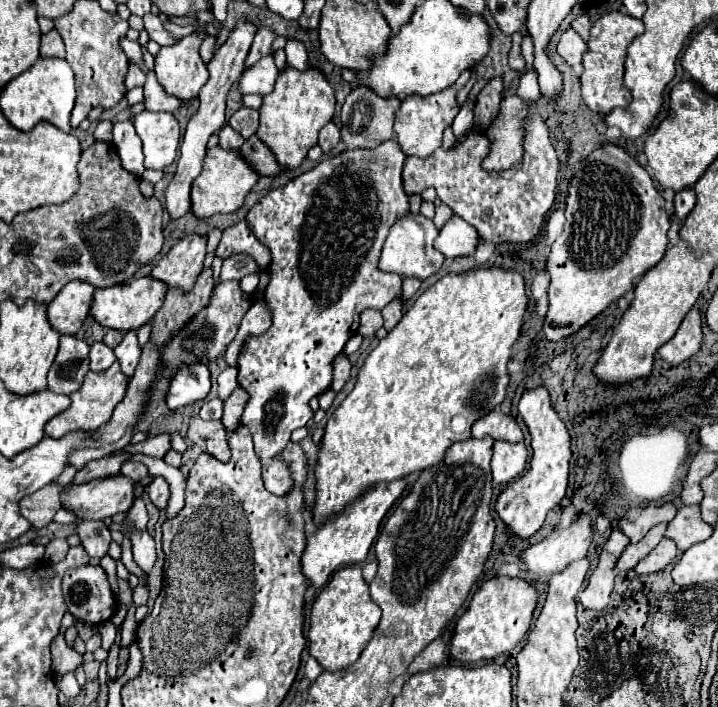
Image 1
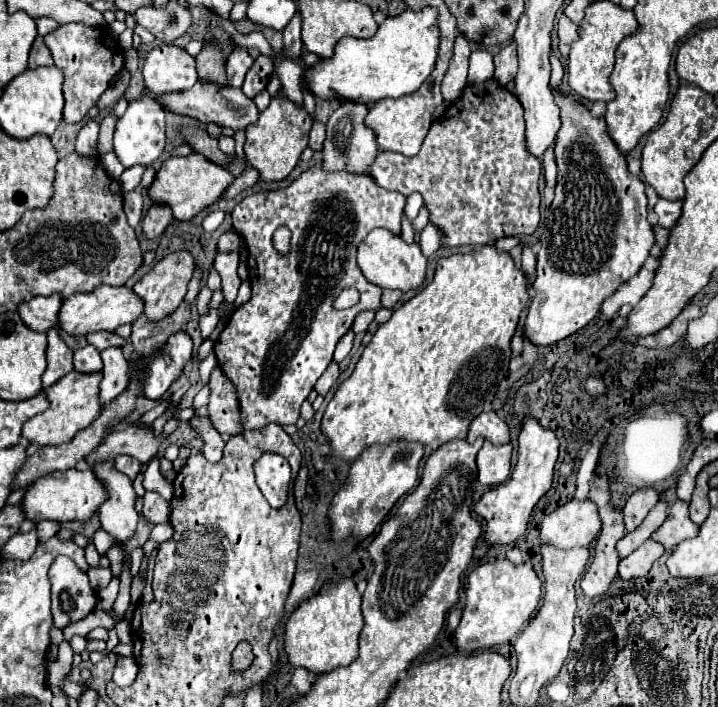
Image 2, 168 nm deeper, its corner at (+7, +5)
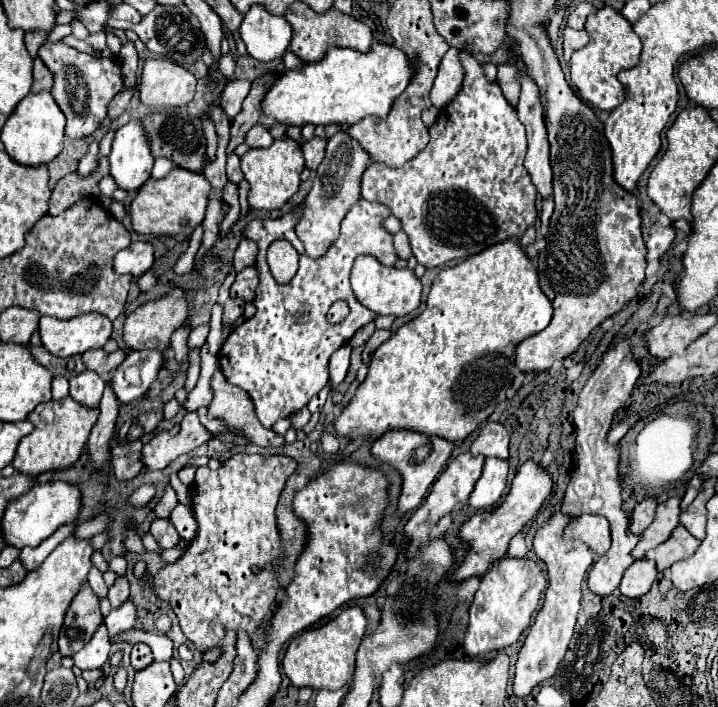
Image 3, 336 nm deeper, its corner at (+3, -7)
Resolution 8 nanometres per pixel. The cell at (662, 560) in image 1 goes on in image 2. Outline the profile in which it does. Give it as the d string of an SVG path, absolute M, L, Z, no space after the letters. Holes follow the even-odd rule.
M655 540L643 542L635 552L631 552L627 558L619 562L619 578L621 580L633 580L643 578L649 574L655 560L663 556L663 546L659 546Z

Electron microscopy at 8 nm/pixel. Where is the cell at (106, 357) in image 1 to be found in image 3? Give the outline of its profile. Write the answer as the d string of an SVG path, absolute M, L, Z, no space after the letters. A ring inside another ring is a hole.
M83 370L75 378L71 378L69 384L71 384L69 394L85 406L97 406L105 390L105 382L93 370Z

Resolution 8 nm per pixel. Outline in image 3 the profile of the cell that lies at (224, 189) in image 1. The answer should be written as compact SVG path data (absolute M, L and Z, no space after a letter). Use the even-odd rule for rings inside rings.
M185 168L171 170L169 176L161 180L147 180L139 194L131 202L129 216L133 220L133 230L139 234L155 234L155 236L169 236L169 234L191 234L205 218L207 204L209 204L211 184L201 172L191 172Z

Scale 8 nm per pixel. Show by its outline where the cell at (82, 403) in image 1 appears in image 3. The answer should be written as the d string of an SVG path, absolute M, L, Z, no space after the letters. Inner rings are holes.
M71 396L63 400L49 400L39 404L29 414L29 420L35 424L35 430L21 440L13 466L27 474L41 474L41 472L73 466L81 456L83 446L87 444L87 436L91 434L97 416L99 416L99 408L87 408L85 404L73 400Z

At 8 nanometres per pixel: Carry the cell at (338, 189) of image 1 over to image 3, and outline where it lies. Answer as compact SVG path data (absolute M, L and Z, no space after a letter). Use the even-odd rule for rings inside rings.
M361 198L341 222L341 234L335 244L329 246L327 254L321 258L305 256L305 248L295 234L295 226L303 214L303 206L295 206L289 214L279 218L253 218L243 228L243 236L253 240L259 248L257 254L257 272L259 272L259 288L253 300L257 312L253 318L245 320L237 326L229 338L225 340L223 348L219 350L219 366L225 378L233 384L243 388L253 404L259 422L265 428L271 428L277 420L293 416L297 410L305 408L313 396L317 396L329 382L329 358L335 350L349 342L349 338L375 320L375 312L359 304L355 298L349 272L353 260L363 254L375 256L382 264L392 266L396 260L393 234L387 232L385 220L391 216L391 210L385 204L369 202ZM275 240L295 240L295 248L301 254L299 270L289 284L277 284L269 272L265 252L271 242ZM347 300L351 304L351 314L339 322L329 324L327 312L333 302Z

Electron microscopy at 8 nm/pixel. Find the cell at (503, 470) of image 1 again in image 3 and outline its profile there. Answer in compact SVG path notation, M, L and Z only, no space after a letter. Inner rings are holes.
M487 458L483 466L483 474L475 484L475 490L471 492L469 506L477 510L493 508L507 486L507 474L509 474L509 462L501 458Z

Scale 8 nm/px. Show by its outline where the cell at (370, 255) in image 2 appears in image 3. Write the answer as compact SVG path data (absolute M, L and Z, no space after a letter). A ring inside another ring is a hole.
M363 254L355 260L351 270L351 286L357 300L371 308L375 314L391 314L391 316L405 316L413 312L421 304L421 280L415 276L411 268L395 268L381 264L375 256Z

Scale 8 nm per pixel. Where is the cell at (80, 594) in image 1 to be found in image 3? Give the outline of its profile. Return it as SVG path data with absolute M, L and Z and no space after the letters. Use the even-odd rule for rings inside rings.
M87 582L81 586L77 596L71 600L67 608L61 632L59 632L59 652L61 656L77 654L93 636L97 626L103 622L99 612L99 598Z

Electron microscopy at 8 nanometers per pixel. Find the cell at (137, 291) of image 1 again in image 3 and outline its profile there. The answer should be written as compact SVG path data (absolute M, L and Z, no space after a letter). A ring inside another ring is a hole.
M87 312L73 320L55 320L43 316L39 322L39 334L43 346L55 356L83 354L89 348L103 348L113 334L113 322L99 314Z

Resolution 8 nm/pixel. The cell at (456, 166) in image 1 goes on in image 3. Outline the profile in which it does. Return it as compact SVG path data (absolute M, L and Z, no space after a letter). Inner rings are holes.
M461 52L461 64L465 68L463 86L453 102L441 110L437 124L429 130L431 140L427 148L403 168L387 168L385 164L373 162L365 170L361 182L361 196L365 200L387 204L393 216L401 220L403 230L409 234L415 258L427 268L479 254L481 250L509 238L519 240L529 226L535 226L537 220L537 188L523 166L527 150L525 128L497 82L489 82L483 76L479 62L469 52Z

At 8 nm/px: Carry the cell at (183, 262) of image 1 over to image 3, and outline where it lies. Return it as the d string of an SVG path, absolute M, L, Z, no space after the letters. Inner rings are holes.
M171 286L165 296L141 304L135 312L131 312L127 316L123 338L125 338L127 346L133 348L133 350L145 350L145 348L165 350L171 344L169 338L171 338L173 330L177 330L187 320L187 316L189 316L189 312L187 312L185 290L181 286Z

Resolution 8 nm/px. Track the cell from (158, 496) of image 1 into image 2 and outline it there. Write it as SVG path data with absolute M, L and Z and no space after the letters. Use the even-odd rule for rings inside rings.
M147 492L145 494L145 498L143 498L143 516L149 522L153 522L153 524L169 522L169 514L171 514L171 508L169 508L167 500L163 500L155 492Z

